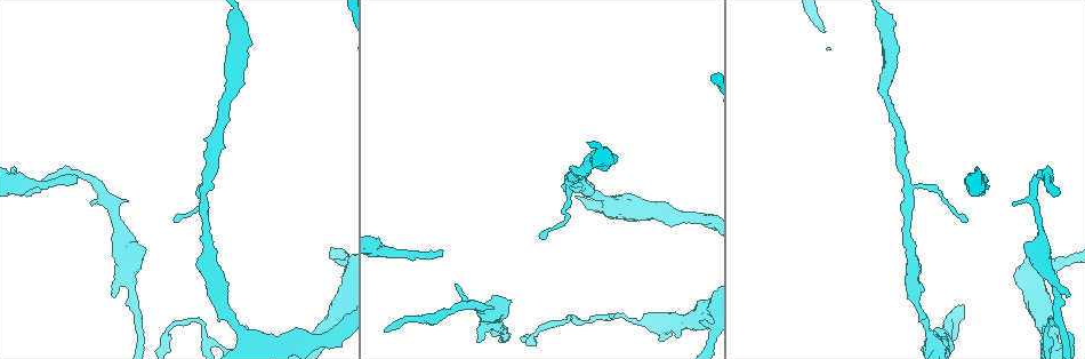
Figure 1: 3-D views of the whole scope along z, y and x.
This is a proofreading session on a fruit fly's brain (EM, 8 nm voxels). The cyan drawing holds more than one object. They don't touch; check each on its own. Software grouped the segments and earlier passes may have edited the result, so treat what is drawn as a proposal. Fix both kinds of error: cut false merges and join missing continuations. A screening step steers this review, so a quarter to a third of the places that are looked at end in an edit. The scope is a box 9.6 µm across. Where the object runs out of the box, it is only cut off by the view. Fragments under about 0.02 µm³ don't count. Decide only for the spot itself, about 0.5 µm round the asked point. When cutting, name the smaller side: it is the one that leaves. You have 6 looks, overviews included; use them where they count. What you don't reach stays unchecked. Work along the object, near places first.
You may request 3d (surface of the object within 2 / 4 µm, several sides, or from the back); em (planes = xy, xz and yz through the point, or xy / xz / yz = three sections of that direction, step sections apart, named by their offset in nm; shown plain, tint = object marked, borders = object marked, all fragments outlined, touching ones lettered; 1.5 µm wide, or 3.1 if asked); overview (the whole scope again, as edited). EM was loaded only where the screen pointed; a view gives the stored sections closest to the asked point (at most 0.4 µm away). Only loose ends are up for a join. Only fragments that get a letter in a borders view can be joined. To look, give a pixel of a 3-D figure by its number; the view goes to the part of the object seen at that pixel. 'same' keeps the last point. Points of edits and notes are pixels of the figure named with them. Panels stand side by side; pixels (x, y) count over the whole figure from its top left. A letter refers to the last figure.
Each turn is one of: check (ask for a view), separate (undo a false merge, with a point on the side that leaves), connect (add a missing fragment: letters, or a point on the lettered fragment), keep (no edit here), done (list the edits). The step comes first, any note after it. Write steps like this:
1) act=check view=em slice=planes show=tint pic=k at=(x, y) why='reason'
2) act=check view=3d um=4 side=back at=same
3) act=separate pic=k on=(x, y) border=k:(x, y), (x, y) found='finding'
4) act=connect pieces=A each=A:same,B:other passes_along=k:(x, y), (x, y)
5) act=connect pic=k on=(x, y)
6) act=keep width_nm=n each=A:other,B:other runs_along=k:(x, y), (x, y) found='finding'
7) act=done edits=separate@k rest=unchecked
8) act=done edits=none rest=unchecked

act=check view=3d um=2 pic=1 at=(965, 220) why='thin end'

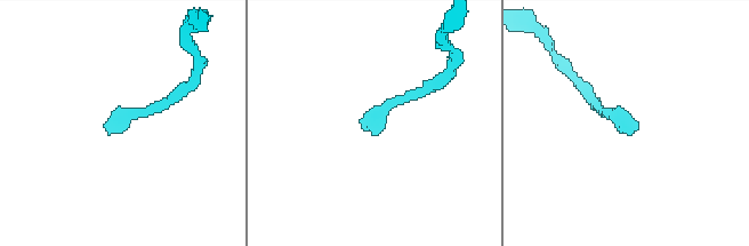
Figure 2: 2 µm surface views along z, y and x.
act=check view=em slice=yz step=4 show=borders pic=2 at=(362, 124)

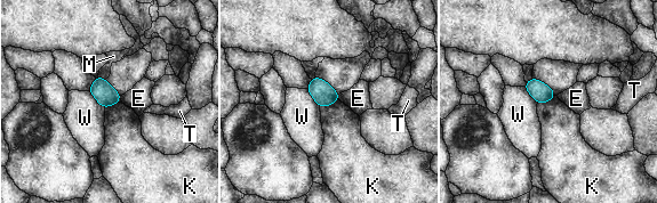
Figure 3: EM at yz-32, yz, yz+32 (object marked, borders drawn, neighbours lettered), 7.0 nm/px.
act=check view=em slice=planes show=borders at=same

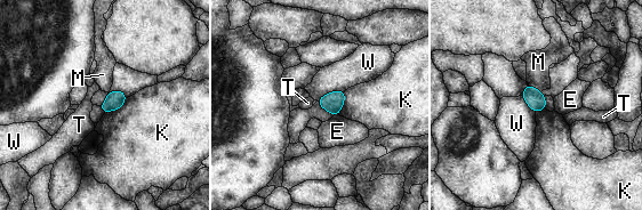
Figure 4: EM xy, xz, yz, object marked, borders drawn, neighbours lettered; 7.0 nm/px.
act=keep width_nm=130 each=E:other,K:other,M:other,T:other,W:other border=4:(344, 90), (331, 90), (317, 101) found='no lettered fragment goes on from it'

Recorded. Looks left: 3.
act=check view=em slice=planes show=tint pic=1 at=(568, 182) why='arms part here'

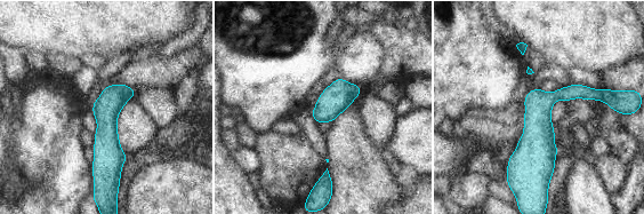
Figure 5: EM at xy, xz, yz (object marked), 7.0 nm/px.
act=check view=em slice=planes show=borders at=same why='what lies round it'

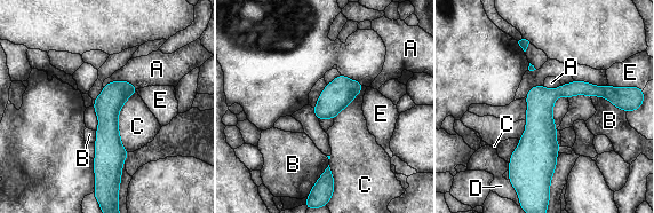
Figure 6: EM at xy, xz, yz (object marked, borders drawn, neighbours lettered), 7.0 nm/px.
act=keep longest_contact=C:420nm each=A:other,B:other,C:other,D:other,E:other found='all the same neuron'

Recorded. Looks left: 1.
act=check view=em slice=planes show=borders pic=1 at=(76, 177) why='branch stops here'

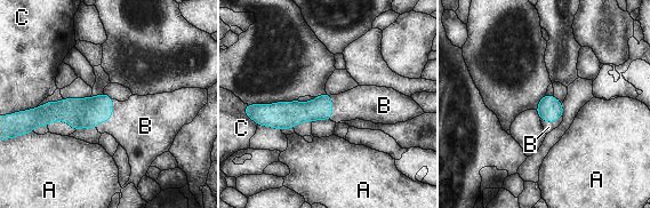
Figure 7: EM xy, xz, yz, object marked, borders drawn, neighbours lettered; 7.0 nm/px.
act=connect pieces=B width_nm=160 each=A:other,B:same,C:other passes_along=7:(87, 112), (110, 118), (144, 126) found='the neuron continues'

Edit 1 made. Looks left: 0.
act=done edits=connect@7 rest=unchecked

